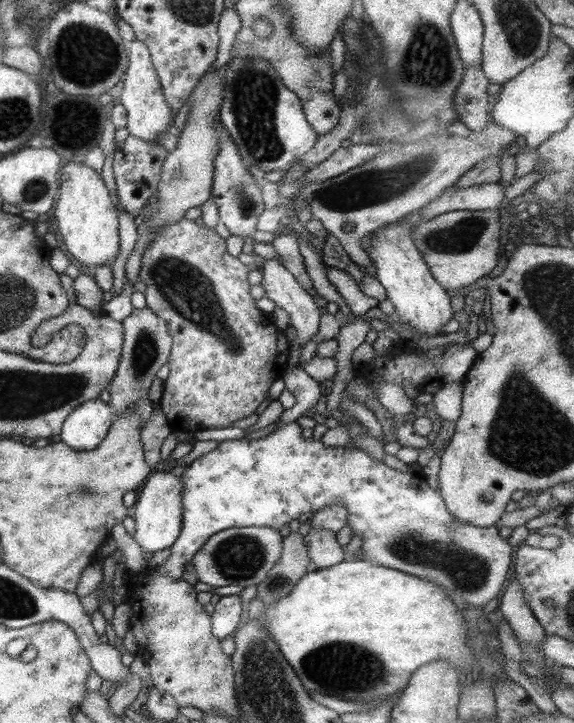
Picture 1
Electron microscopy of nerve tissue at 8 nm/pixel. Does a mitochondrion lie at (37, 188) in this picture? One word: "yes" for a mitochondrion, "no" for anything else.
yes

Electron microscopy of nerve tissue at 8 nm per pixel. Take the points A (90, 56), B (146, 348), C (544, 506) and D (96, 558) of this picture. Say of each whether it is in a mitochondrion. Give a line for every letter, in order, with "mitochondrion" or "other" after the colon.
A: mitochondrion
B: mitochondrion
C: other
D: other

